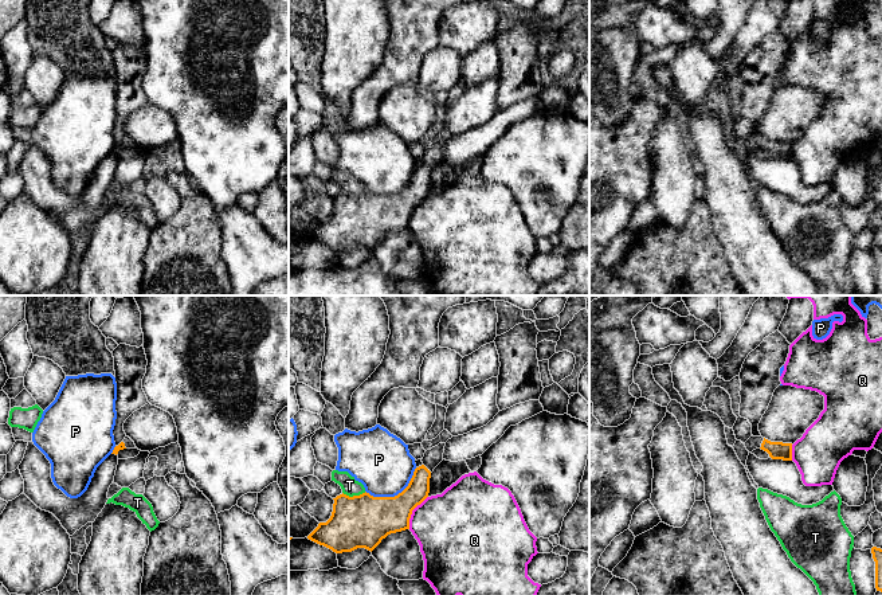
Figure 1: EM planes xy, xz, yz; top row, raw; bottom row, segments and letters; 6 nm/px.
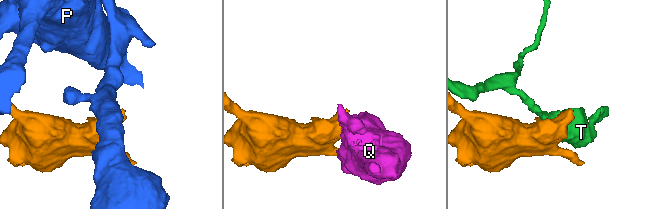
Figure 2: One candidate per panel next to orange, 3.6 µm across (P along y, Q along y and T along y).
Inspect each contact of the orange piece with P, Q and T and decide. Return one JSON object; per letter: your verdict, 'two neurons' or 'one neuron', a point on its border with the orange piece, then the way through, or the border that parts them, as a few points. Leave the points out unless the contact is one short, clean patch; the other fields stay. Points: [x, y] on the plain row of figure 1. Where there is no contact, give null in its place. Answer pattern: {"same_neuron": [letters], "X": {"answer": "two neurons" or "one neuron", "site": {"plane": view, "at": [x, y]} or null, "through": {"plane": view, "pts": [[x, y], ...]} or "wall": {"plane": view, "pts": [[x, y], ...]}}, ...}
{"same_neuron": [], "P": {"answer": "two neurons", "site": {"plane": "xz", "at": [395, 195]}, "wall": {"plane": "xz", "pts": [[416, 167], [410, 181], [394, 195], [371, 195], [365, 191]]}}, "Q": {"answer": "two neurons", "site": {"plane": "xz", "at": [411, 211]}, "wall": {"plane": "xz", "pts": [[427, 195], [412, 210], [408, 227]]}}, "T": {"answer": "two neurons", "site": {"plane": "xz", "at": [353, 195]}}}

